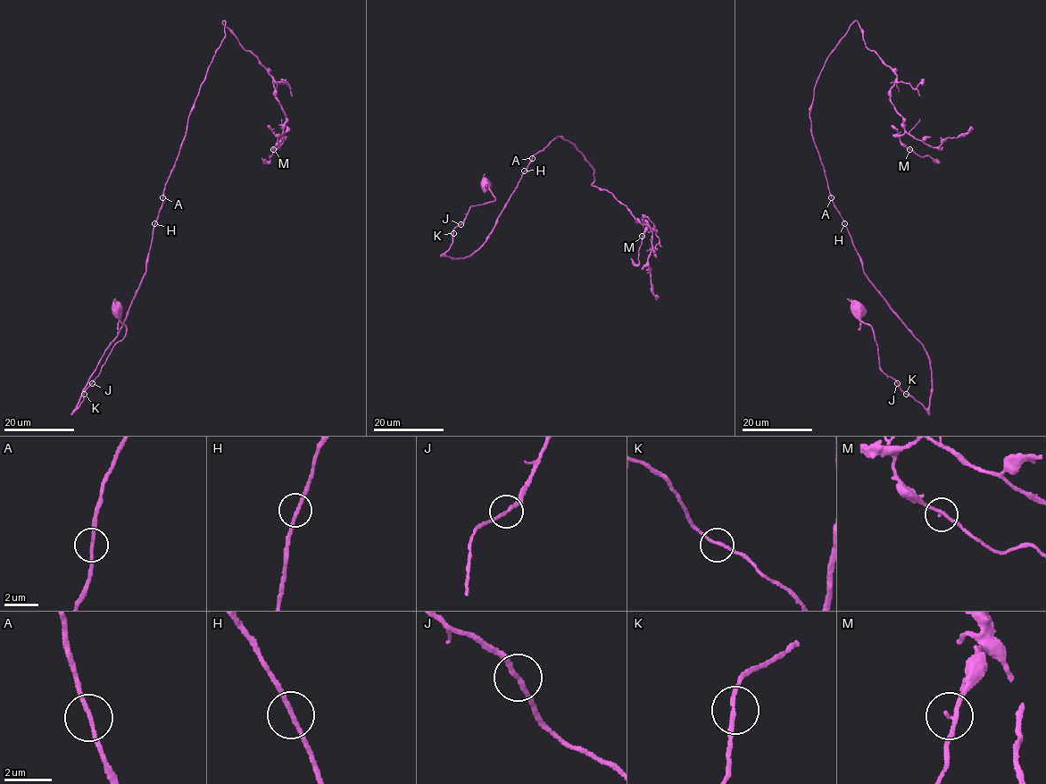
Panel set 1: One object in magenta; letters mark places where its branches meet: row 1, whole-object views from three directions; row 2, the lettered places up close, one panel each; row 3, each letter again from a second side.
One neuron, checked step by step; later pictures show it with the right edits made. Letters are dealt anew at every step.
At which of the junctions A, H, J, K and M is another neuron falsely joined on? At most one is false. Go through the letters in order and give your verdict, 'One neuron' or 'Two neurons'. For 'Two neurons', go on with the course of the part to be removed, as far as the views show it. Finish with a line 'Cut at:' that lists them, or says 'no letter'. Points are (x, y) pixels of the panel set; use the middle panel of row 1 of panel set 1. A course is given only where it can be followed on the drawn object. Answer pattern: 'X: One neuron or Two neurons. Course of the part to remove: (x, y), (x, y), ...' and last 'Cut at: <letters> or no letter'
A: One neuron
H: One neuron
J: One neuron
K: One neuron
M: One neuron
Cut at: no letter

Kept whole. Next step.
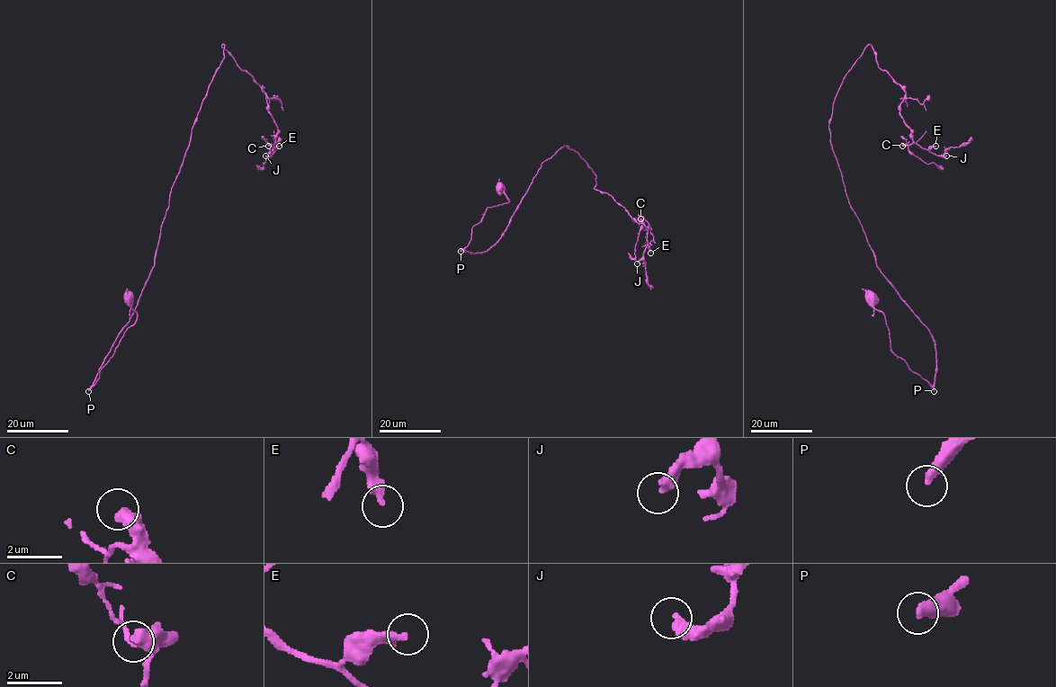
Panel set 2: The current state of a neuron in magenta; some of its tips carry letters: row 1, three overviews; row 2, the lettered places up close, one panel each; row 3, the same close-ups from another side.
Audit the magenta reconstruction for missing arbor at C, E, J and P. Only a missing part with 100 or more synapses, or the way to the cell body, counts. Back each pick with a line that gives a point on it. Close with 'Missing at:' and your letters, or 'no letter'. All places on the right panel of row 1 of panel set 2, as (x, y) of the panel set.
P: place (934, 391)
Missing at: P

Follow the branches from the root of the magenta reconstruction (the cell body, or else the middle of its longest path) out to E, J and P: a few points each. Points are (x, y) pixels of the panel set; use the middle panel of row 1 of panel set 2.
E: (502, 188), (508, 201), (487, 208), (466, 251), (501, 237), (567, 146), (595, 189), (648, 223), (650, 253)
J: (502, 188), (508, 201), (487, 208), (466, 251), (501, 237), (567, 146), (595, 189), (648, 223), (637, 263)
P: (502, 188), (508, 201), (487, 208), (483, 218), (473, 227), (469, 244), (460, 251)

